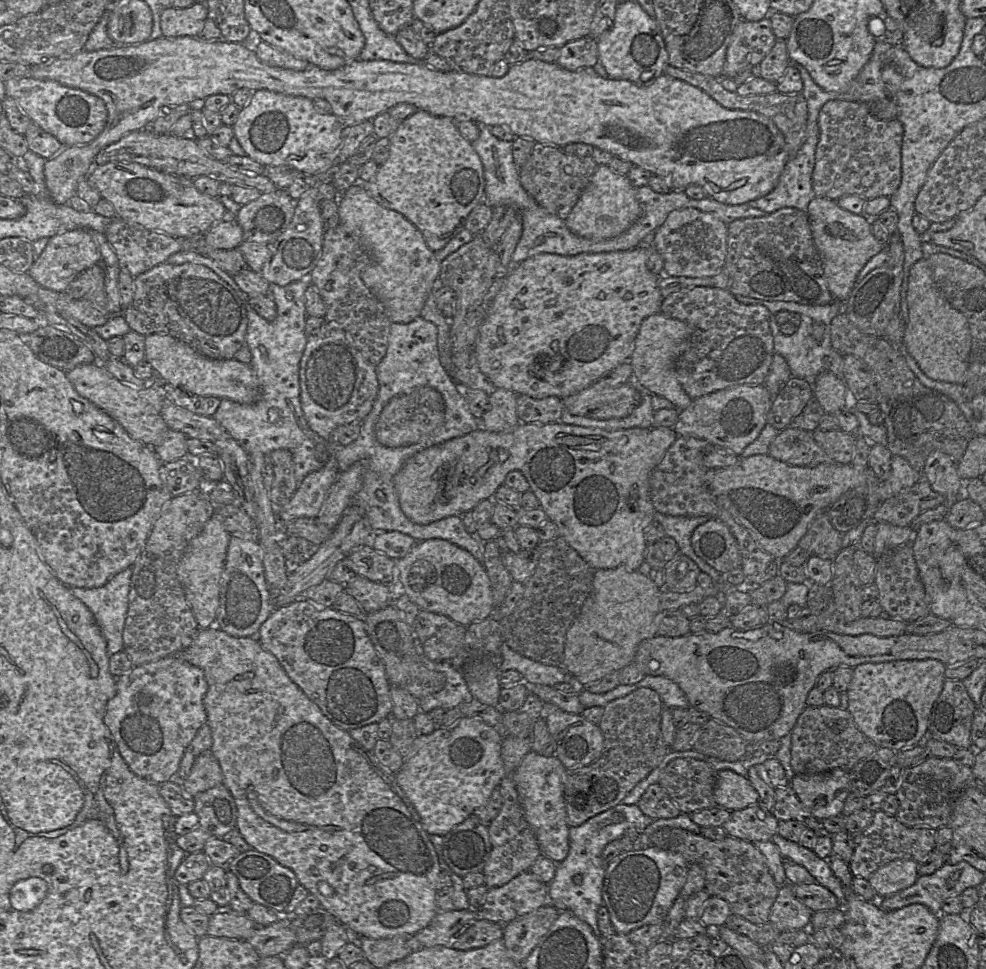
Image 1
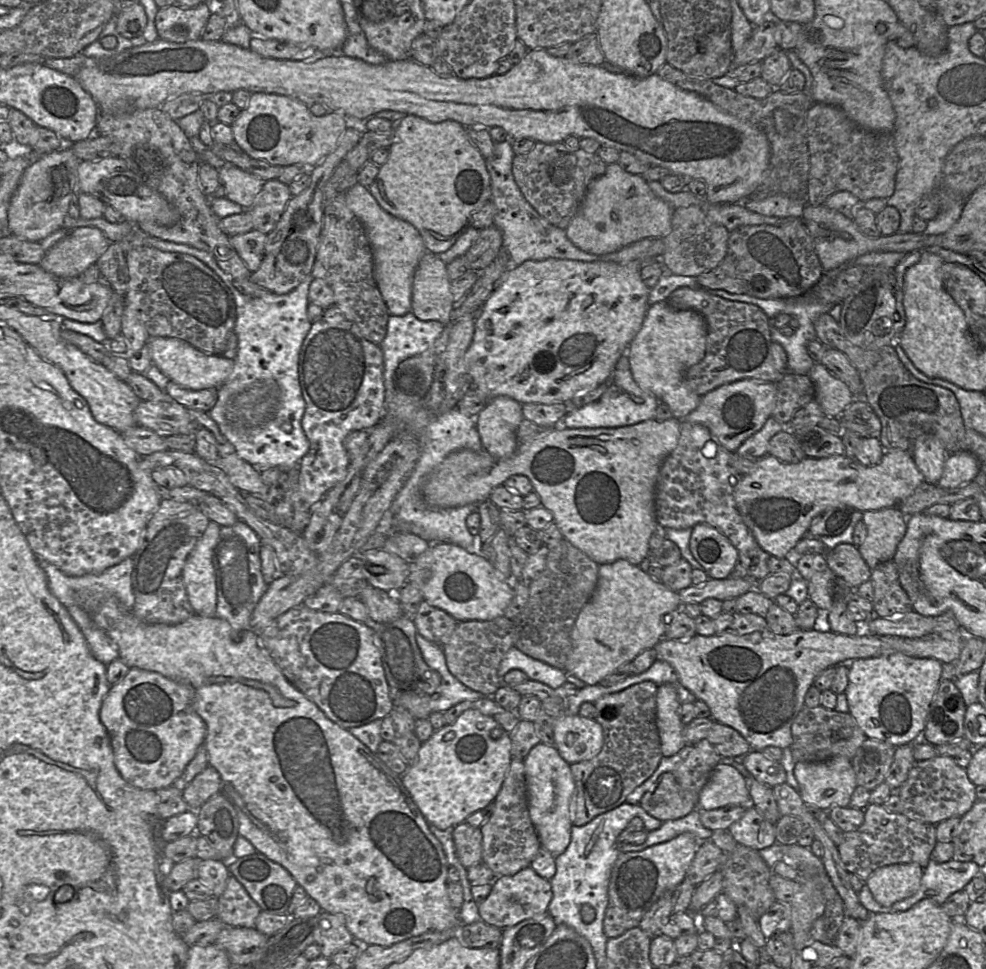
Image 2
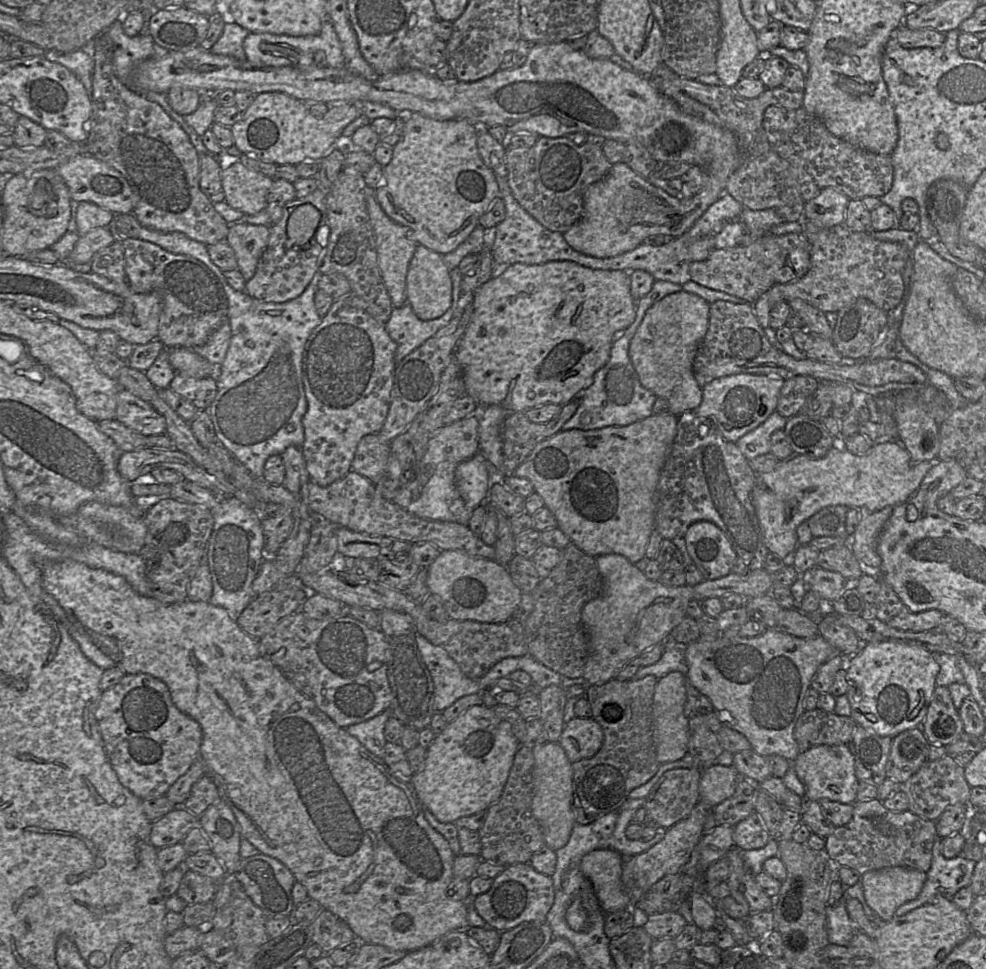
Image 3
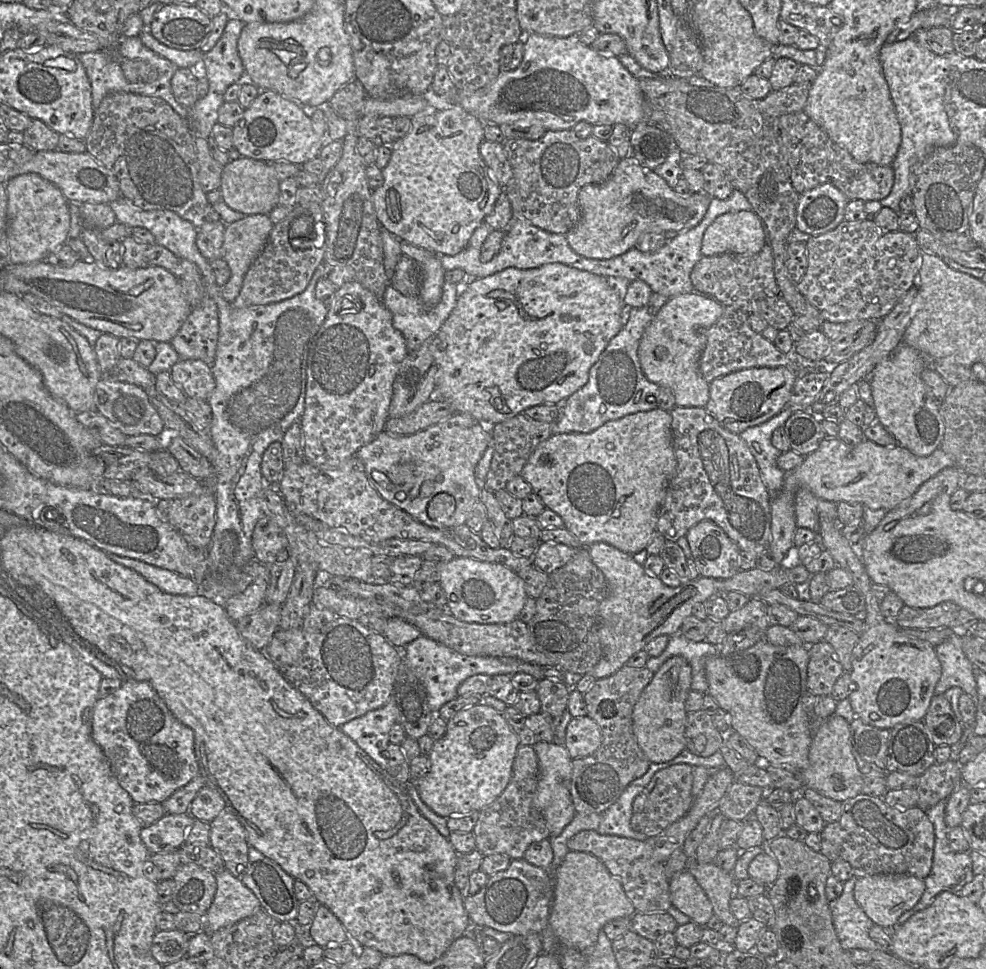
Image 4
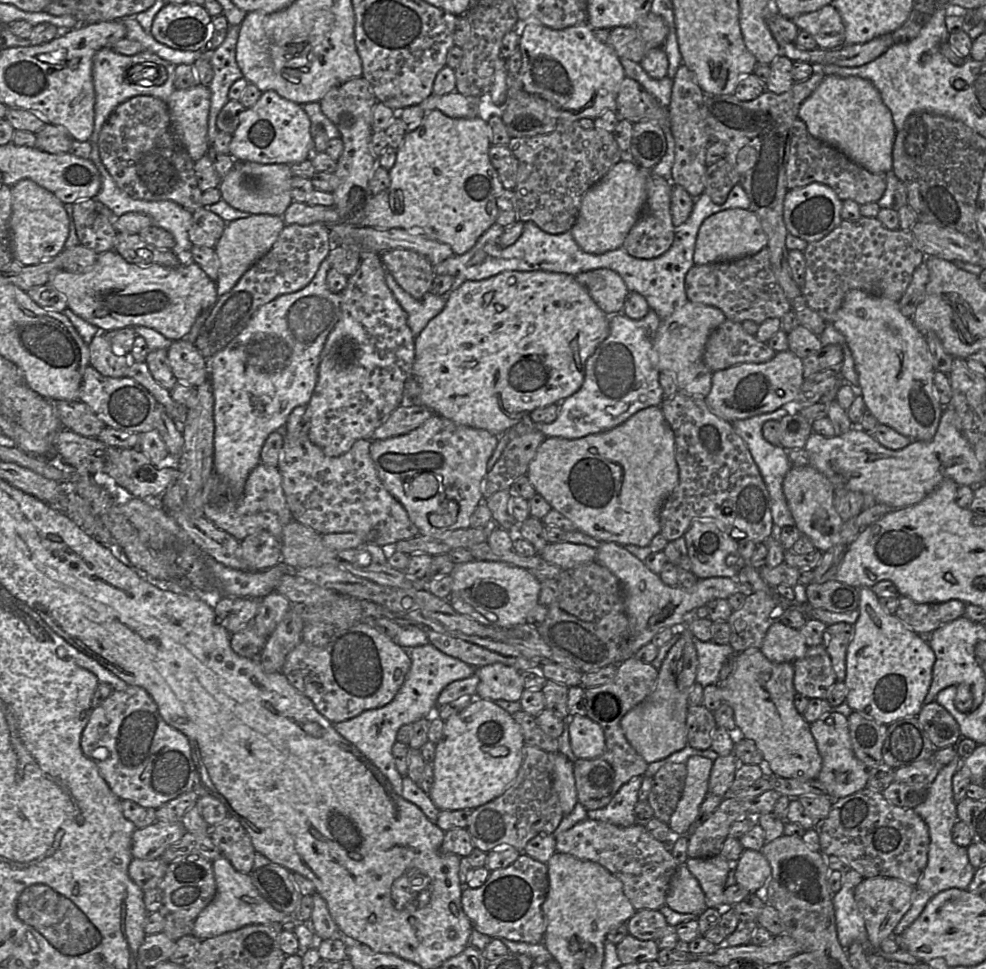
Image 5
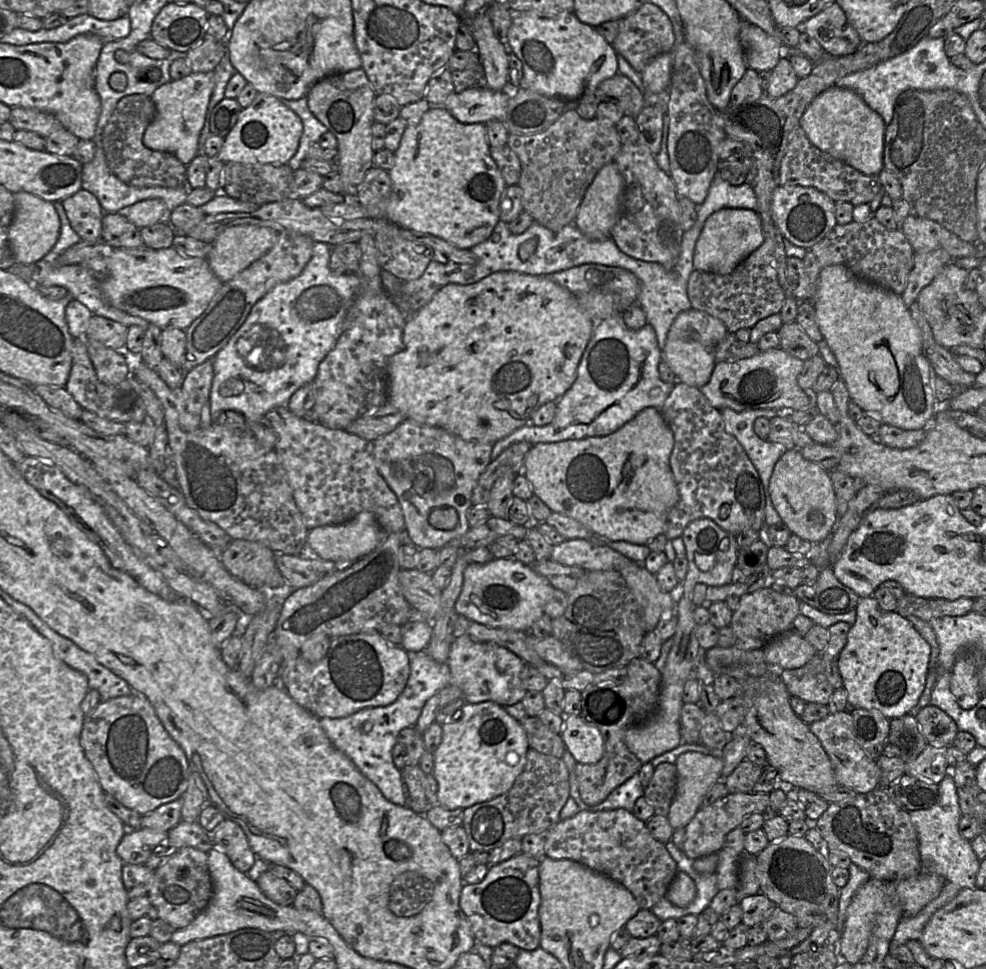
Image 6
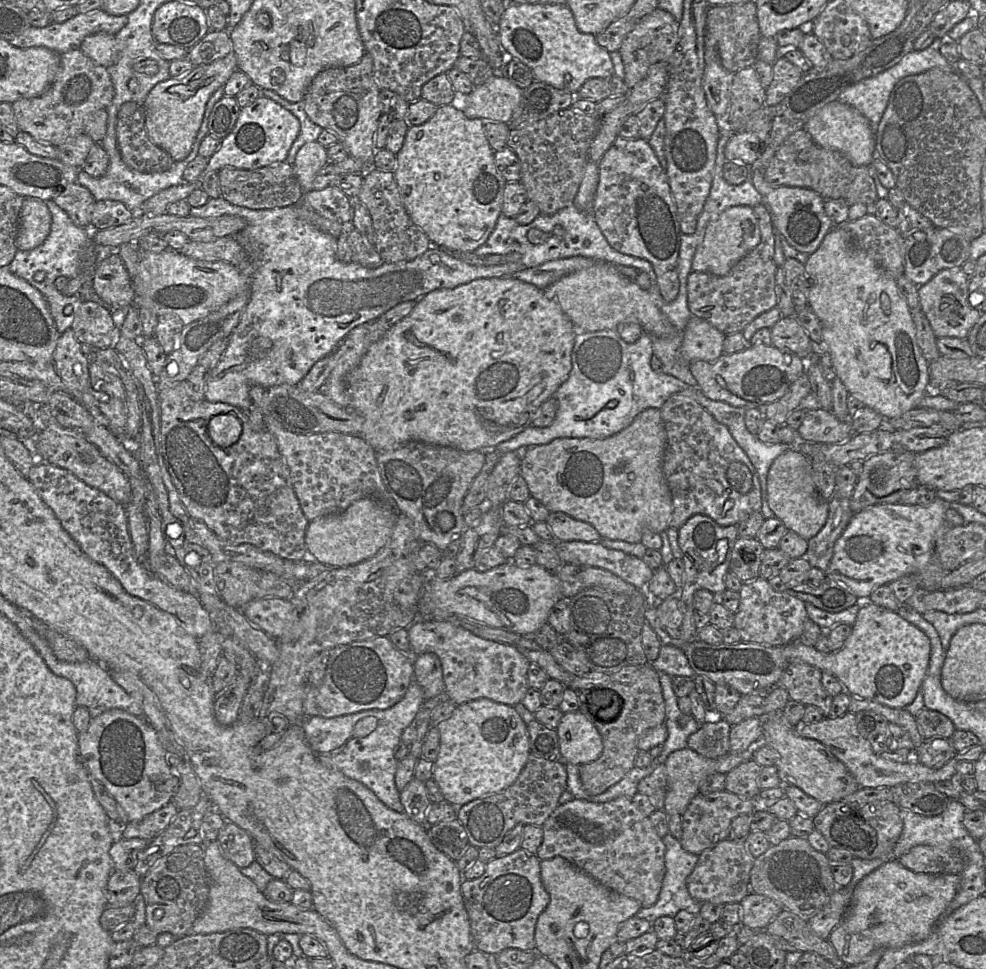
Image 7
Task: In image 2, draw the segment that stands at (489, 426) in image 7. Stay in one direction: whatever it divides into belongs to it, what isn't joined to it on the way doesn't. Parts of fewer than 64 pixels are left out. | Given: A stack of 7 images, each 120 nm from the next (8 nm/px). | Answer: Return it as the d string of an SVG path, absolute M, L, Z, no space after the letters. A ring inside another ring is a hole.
M548 258L542 261L528 260L519 266L509 267L476 316L473 339L465 353L472 378L472 387L483 393L487 398L505 395L521 404L553 404L569 403L574 397L593 390L599 384L608 382L617 361L623 354L626 354L629 344L640 330L649 307L648 297L650 288L641 279L640 269L642 264L644 262L639 260L618 264L604 261L583 262Z

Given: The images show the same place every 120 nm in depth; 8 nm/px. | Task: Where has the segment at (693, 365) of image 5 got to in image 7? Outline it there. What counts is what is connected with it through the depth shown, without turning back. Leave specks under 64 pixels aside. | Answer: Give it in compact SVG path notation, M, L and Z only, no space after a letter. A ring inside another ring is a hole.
M692 315L683 333L683 341L681 345L682 357L688 363L697 360L713 362L724 354L723 352L724 339L725 335L722 334L709 322Z

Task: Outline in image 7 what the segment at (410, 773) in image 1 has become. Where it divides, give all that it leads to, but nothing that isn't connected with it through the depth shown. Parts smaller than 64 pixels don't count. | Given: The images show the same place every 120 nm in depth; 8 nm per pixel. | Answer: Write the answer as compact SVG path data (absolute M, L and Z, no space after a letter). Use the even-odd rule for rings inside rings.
M487 698L457 705L451 716L440 721L436 727L440 734L440 747L433 766L433 780L445 801L455 807L505 790L516 781L531 754L527 724L515 708Z

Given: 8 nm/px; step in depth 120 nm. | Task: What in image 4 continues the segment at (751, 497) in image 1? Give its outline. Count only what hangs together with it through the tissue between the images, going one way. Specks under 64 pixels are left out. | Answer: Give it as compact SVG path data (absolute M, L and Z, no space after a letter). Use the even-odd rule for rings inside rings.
M837 437L824 438L800 466L785 472L781 490L771 497L769 550L775 562L780 564L794 545L793 535L798 527L795 496L799 489L808 489L814 496L835 503L860 503L872 510L890 511L910 498L924 482L948 467L956 467L955 462L940 447L928 456L916 456L897 444L881 446L864 438L858 445L848 446Z

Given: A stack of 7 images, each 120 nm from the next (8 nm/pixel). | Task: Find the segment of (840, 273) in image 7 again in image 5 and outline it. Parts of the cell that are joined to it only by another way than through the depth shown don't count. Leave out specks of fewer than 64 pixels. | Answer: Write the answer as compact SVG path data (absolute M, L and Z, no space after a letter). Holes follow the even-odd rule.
M851 289L846 293L841 307L834 316L832 324L835 327L835 329L845 337L846 344L850 349L854 360L855 370L858 374L857 391L863 397L866 409L873 414L878 423L889 426L899 434L908 437L911 440L911 442L912 441L928 442L932 440L937 431L941 413L944 408L939 403L934 390L933 375L935 370L932 365L932 358L928 351L924 335L916 328L916 326L914 325L913 321L910 318L905 317L900 312L898 302L892 301L887 298L871 295L860 289Z

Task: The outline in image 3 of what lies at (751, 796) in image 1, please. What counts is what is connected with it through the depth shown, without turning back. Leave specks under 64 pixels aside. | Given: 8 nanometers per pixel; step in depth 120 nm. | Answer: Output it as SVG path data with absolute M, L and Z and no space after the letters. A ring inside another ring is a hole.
M714 765L702 771L699 785L700 802L714 808L734 794L739 777L733 766Z

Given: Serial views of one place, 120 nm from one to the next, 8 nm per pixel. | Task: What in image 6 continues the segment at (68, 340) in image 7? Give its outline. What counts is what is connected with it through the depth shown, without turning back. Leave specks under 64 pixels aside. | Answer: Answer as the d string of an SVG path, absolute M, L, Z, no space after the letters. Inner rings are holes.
M74 338L71 371L64 388L83 410L121 424L142 422L148 415L141 397L141 386L141 383L133 376L129 376L117 385L103 384L96 375L88 353L86 340L84 338Z

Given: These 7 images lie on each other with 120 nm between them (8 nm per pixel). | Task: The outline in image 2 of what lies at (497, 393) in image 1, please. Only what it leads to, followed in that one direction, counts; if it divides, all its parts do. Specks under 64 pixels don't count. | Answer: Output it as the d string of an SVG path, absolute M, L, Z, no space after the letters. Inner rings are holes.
M499 395L488 398L475 423L483 448L494 458L508 458L517 448L516 432L523 419L522 404Z

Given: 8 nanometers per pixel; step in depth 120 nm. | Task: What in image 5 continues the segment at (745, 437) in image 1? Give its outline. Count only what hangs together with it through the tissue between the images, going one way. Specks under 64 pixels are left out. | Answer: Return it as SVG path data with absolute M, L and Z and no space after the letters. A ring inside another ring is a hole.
M787 350L777 352L771 360L764 363L741 363L713 372L711 390L705 398L705 402L712 413L729 422L774 412L785 404L797 401L804 380L802 360Z

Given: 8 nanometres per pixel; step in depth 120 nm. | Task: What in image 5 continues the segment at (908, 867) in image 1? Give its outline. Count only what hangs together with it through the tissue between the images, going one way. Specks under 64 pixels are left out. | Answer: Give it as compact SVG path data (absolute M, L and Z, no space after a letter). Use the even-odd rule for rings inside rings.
M889 877L864 878L854 889L854 897L861 912L871 949L878 950L884 939L894 934L894 929L908 912L914 899L915 886Z

